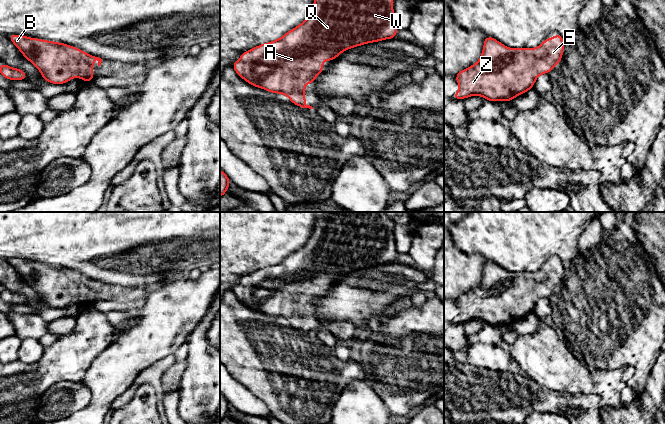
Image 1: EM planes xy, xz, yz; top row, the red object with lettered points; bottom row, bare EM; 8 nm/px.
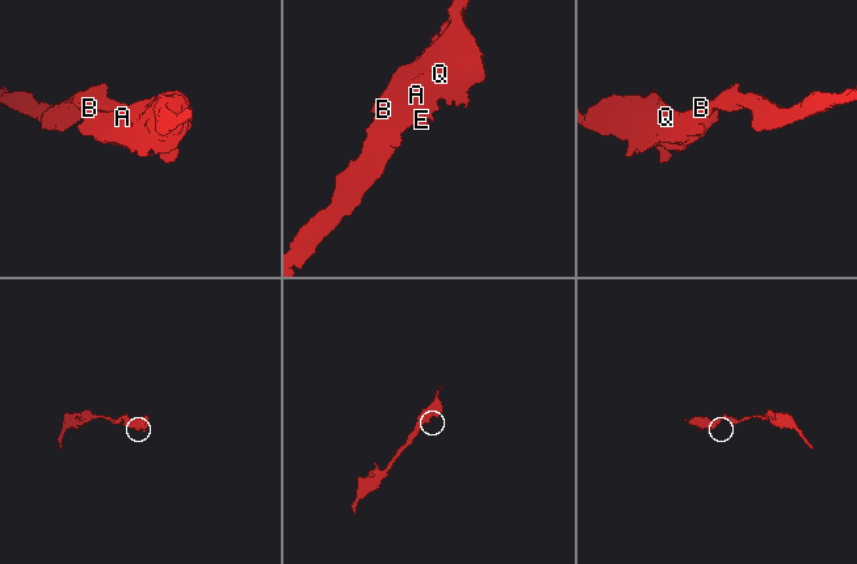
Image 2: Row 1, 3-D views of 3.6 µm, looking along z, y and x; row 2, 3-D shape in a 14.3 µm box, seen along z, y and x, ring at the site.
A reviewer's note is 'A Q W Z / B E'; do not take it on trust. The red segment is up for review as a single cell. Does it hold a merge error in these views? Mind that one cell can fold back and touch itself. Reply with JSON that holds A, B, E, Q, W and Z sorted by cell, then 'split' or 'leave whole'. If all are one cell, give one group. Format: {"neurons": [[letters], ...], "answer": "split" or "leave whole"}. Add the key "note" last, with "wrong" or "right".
{"neurons": [["A", "B", "E", "Q", "W", "Z"]], "answer": "leave whole", "note": "wrong"}

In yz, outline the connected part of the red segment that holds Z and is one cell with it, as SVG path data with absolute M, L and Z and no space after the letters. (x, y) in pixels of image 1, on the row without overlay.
M559 257L553 262L545 263L537 272L508 272L493 261L486 260L480 283L456 298L459 314L452 322L463 324L478 319L493 326L512 325L533 312L539 299L549 297L557 287L561 288L564 268L565 265Z

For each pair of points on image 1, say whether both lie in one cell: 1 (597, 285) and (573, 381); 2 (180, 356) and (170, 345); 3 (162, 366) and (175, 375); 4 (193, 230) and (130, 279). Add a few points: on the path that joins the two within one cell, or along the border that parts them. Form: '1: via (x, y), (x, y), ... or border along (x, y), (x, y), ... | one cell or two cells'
1: border along (585, 363), (593, 370), (608, 369) | two cells
2: border along (184, 342), (173, 353) | two cells
3: border along (176, 362), (163, 374), (163, 391) | two cells
4: via (155, 230), (115, 230), (85, 260), (92, 265) | one cell

